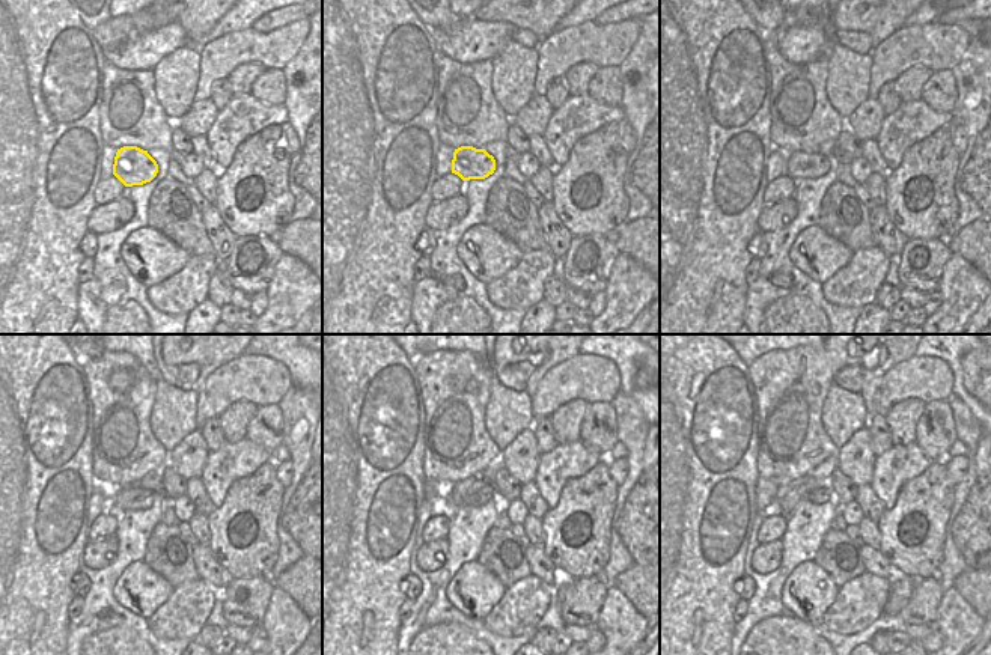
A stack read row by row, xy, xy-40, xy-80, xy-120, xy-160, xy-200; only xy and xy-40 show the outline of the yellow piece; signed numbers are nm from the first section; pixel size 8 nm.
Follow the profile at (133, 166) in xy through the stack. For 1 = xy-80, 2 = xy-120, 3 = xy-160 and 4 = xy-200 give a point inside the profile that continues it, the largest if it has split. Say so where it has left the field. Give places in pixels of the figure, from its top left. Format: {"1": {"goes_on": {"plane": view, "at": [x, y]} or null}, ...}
{"1": {"goes_on": {"plane": "xy-80", "at": [801, 164]}}, "2": {"goes_on": {"plane": "xy-120", "at": [133, 497]}}, "3": {"goes_on": {"plane": "xy-160", "at": [485, 494]}}, "4": {"goes_on": {"plane": "xy-200", "at": [823, 493]}}}

